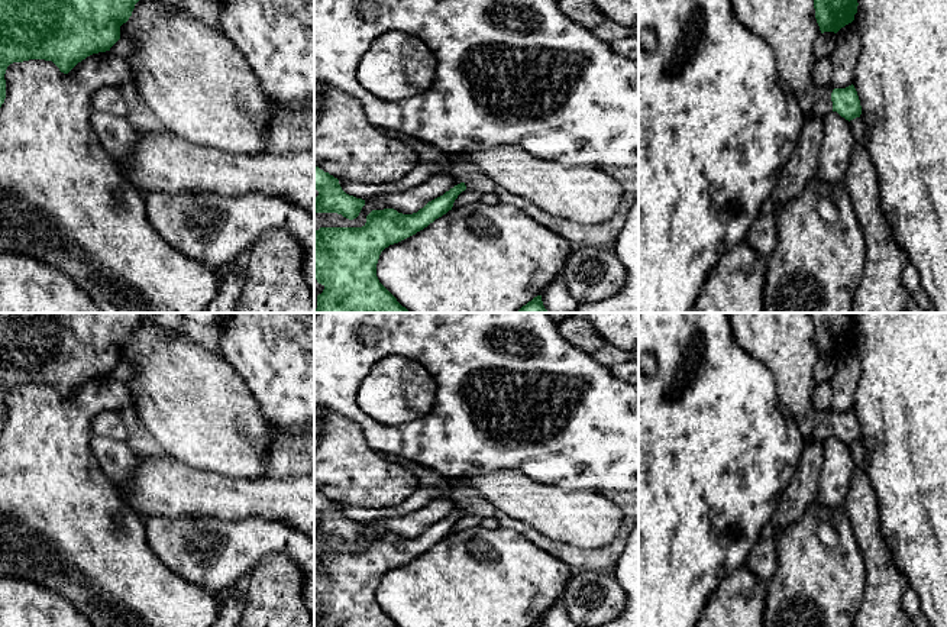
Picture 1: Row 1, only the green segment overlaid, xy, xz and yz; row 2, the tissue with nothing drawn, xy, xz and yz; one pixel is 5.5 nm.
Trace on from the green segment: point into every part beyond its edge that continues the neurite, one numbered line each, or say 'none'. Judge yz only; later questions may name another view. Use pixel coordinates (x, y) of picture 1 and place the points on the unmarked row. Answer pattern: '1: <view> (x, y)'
1: yz (824, 429)

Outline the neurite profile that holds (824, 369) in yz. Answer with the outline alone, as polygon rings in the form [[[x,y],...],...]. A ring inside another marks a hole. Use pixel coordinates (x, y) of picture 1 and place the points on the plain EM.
[[[834,356],[820,358],[812,372],[815,382],[830,382],[836,372],[836,363],[837,358]]]

